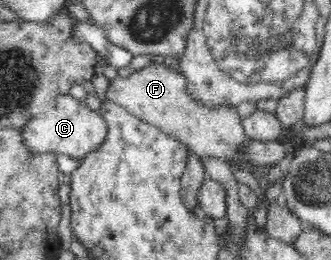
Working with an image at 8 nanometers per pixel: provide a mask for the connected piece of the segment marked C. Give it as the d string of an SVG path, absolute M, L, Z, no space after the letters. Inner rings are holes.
M69 94L61 95L56 100L56 105L47 110L44 114L33 117L29 123L24 124L22 135L25 137L27 148L33 153L62 154L69 158L81 160L85 155L97 151L101 145L105 145L105 139L109 128L107 122L98 111L91 111L85 101L74 99Z

